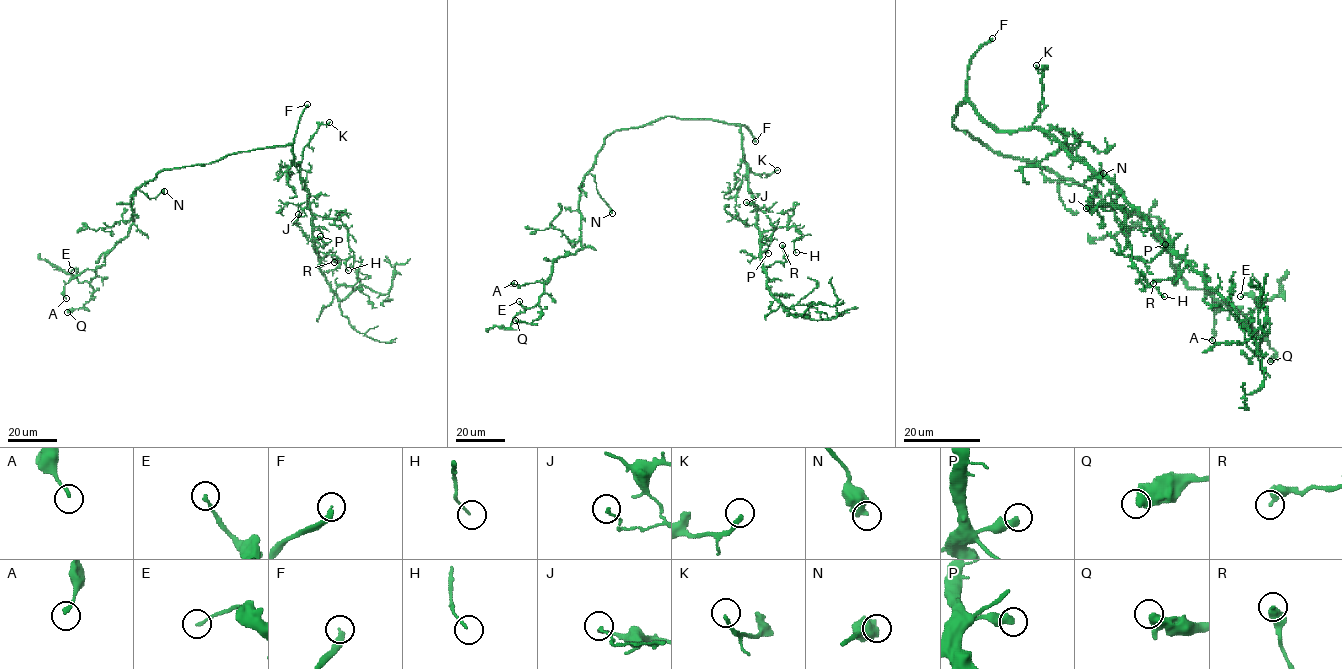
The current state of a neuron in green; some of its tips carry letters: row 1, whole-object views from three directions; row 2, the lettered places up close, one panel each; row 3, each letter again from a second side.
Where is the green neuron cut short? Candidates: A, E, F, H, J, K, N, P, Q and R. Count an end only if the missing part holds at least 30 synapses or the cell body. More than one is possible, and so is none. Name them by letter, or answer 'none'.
F

